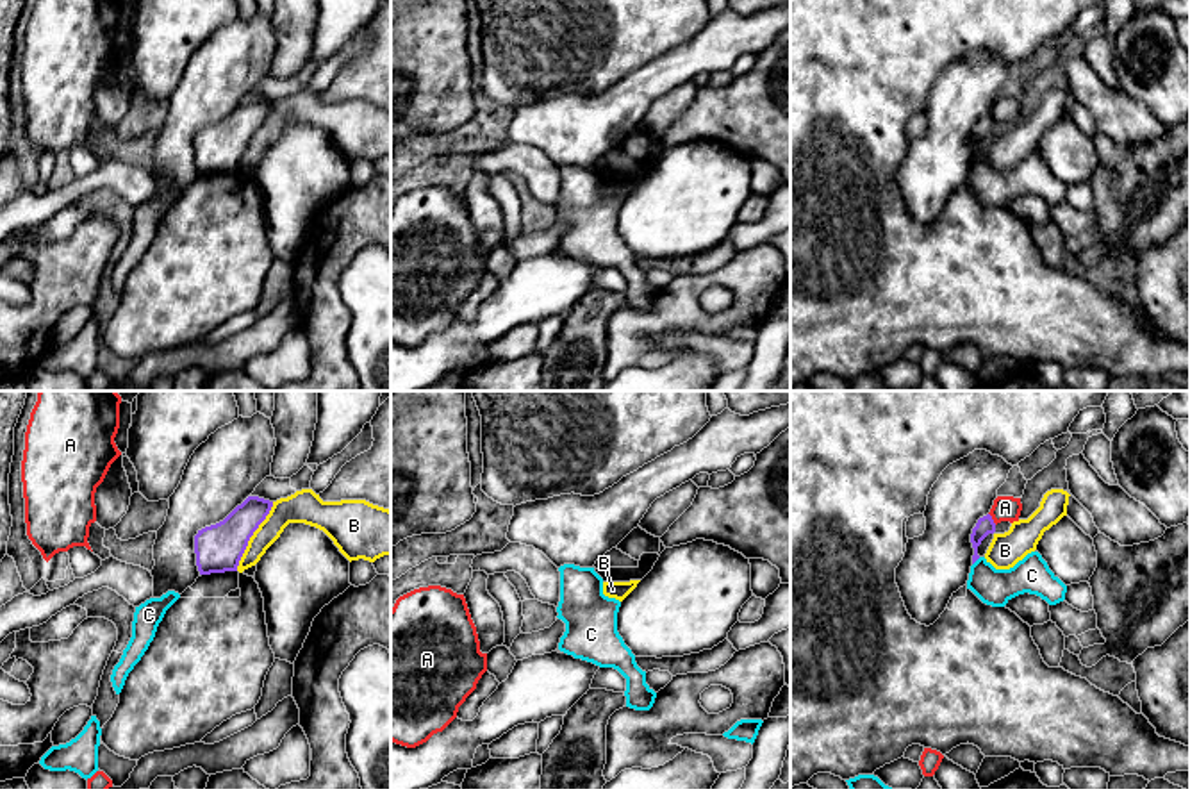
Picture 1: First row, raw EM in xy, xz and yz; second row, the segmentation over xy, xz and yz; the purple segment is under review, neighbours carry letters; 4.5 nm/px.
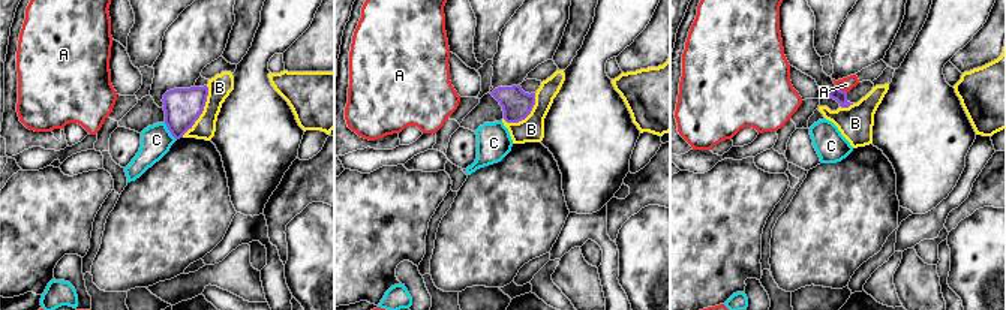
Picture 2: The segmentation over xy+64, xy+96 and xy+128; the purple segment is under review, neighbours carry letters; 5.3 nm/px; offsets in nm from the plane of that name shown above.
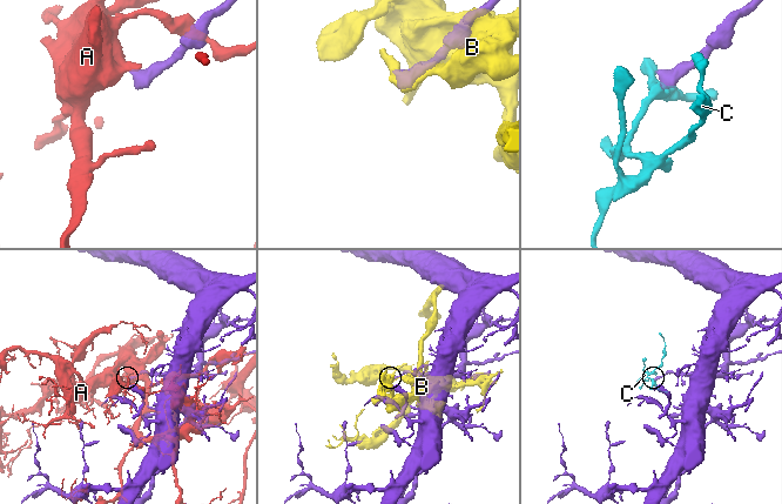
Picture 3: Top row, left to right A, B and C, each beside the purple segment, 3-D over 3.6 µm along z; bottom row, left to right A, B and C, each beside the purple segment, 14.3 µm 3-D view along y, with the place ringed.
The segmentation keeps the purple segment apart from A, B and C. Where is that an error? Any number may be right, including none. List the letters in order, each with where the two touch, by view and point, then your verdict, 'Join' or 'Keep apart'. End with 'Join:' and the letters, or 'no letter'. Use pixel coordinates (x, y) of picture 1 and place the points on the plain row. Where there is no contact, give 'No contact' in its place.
A: Touches purple at yz (991, 118). Keep apart
B: Touches purple at xy (252, 134). Keep apart
C: Touches purple at yz (976, 159). Keep apart
Join: no letter

